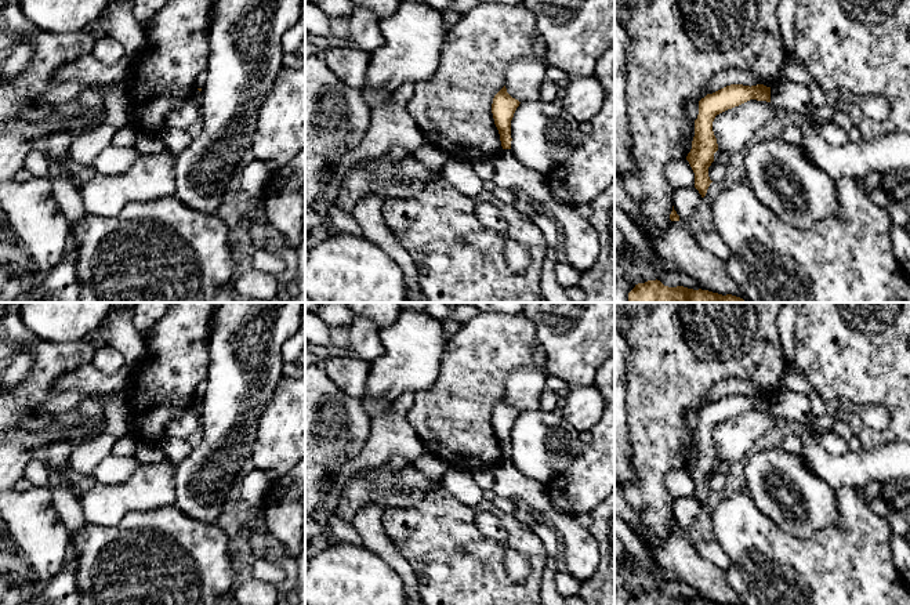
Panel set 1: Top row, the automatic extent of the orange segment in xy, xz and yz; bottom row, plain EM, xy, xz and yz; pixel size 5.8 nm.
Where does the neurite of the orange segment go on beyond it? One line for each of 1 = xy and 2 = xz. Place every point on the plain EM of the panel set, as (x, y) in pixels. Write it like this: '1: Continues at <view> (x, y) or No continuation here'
1: No continuation here
2: No continuation here

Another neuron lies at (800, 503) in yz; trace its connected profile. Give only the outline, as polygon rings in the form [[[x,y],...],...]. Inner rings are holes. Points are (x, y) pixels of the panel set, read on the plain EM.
[[[776,445],[751,452],[743,463],[746,489],[755,506],[783,532],[809,539],[823,528],[838,525],[835,489],[811,472],[801,454],[791,454]]]

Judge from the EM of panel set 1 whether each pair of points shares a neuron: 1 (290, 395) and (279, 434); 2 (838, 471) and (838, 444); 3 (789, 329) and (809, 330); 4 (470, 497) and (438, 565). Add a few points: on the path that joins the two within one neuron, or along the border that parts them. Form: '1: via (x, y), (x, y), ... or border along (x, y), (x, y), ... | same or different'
1: via (290, 405), (289, 424) | same
2: border along (812, 435), (833, 455), (849, 452) | different
3: border along (797, 317), (794, 362) | different
4: border along (443, 486), (463, 503), (479, 504), (483, 502) | different

